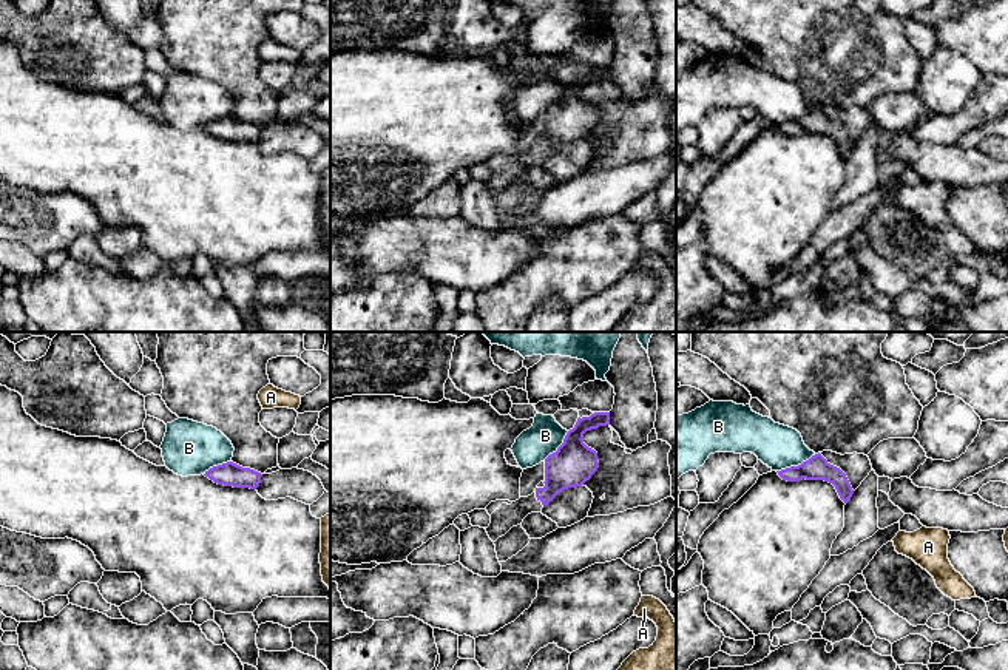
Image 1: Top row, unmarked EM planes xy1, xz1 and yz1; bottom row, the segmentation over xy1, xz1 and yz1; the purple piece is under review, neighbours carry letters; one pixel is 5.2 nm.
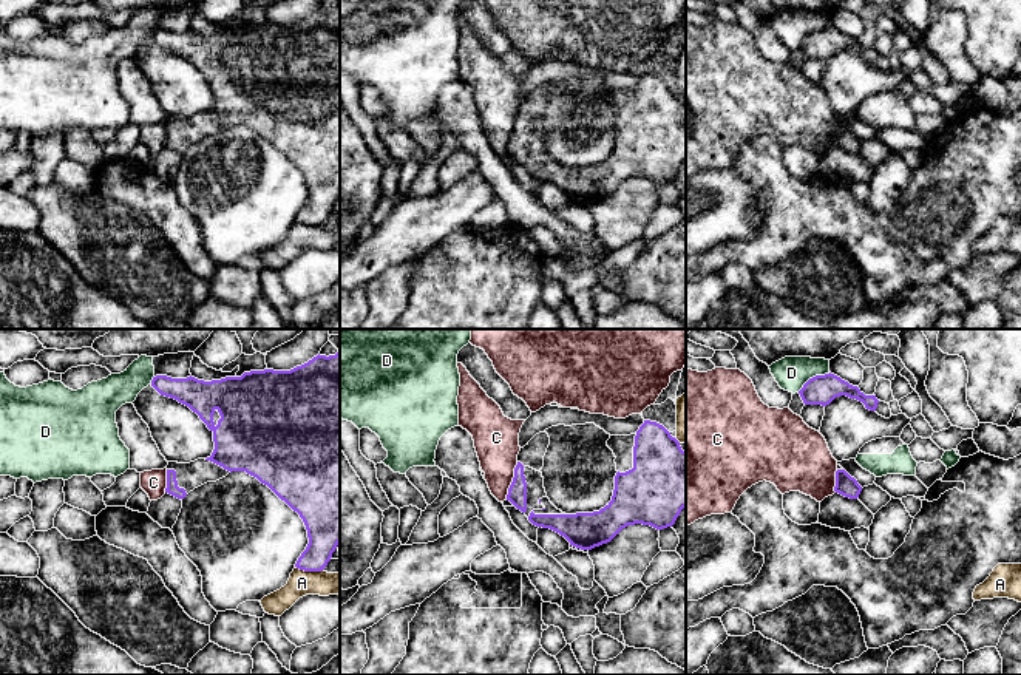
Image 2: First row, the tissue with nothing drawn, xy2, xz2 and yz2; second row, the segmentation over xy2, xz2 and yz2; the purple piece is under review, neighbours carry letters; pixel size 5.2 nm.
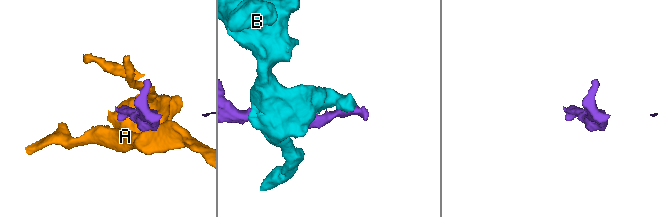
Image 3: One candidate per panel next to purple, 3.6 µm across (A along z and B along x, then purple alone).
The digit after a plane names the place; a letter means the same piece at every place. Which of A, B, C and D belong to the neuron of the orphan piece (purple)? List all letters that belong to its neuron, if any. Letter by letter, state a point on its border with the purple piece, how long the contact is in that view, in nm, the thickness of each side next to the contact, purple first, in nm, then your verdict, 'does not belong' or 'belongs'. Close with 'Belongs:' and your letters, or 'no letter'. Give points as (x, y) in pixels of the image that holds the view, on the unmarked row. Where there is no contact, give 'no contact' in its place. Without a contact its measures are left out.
A: xy2 (309, 224) | 150 nm | 220/130 nm | does not belong
B: yz1 (795, 121) | 220 nm | 130/240 nm | does not belong
C: xz2 (513, 135) | 200 nm | 100/240 nm | does not belong
D: yz2 (813, 31) | 200 nm | 160/180 nm | does not belong
Belongs: no letter

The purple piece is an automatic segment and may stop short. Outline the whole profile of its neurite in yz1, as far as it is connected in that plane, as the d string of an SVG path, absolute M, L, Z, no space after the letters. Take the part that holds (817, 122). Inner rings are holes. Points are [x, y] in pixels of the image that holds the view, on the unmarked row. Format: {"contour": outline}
{"contour": "M820 107L798 120L790 120L776 127L787 136L798 136L803 133L829 136L835 140L844 157L847 157L854 148L846 128L840 122L830 119Z"}

